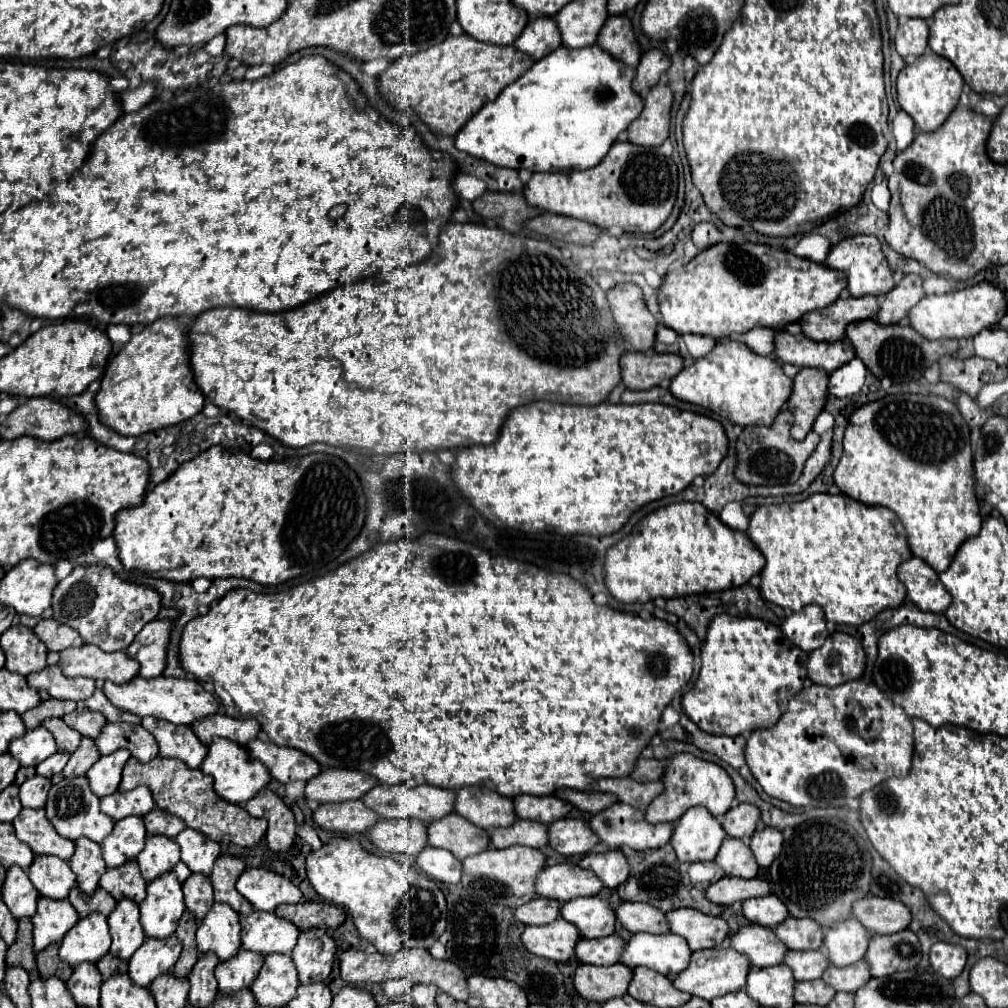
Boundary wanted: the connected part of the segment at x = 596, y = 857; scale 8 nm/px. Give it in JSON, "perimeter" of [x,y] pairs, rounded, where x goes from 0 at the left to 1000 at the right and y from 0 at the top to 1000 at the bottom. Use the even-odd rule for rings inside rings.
{"perimeter":[[[616,844],[584,846],[574,854],[574,860],[588,864],[604,882],[610,882],[612,878],[620,876],[620,872],[624,870],[624,860]]]}

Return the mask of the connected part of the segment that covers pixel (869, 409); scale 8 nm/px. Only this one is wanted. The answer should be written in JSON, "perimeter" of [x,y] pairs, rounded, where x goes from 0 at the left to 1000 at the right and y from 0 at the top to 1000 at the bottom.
{"perimeter":[[[880,392],[872,398],[852,404],[840,420],[836,434],[836,451],[828,463],[826,477],[836,491],[858,501],[874,501],[884,505],[898,523],[906,551],[936,568],[947,553],[951,541],[969,531],[973,525],[971,501],[965,485],[965,453],[961,441],[961,424],[949,404],[926,392]]]}

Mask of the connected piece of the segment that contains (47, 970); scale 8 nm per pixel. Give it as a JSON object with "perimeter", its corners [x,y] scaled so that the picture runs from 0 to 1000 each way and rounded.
{"perimeter":[[[49,938],[41,945],[37,945],[37,959],[39,959],[41,969],[57,969],[61,973],[66,973],[70,969],[72,961],[68,961],[68,957],[63,957],[59,953],[57,943],[59,943],[57,938]]]}

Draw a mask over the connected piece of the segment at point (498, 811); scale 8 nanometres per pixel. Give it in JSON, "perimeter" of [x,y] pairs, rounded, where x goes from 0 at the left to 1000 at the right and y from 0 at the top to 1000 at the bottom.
{"perimeter":[[[459,781],[451,791],[451,807],[469,818],[485,824],[491,820],[505,820],[511,814],[509,793],[481,781]]]}

